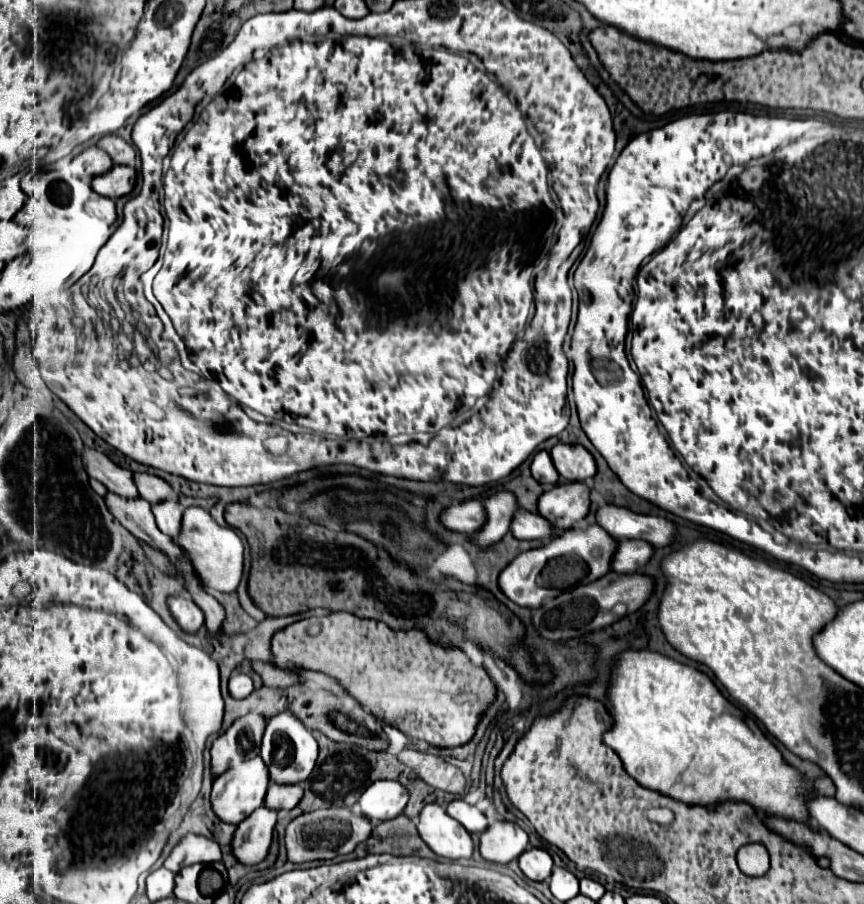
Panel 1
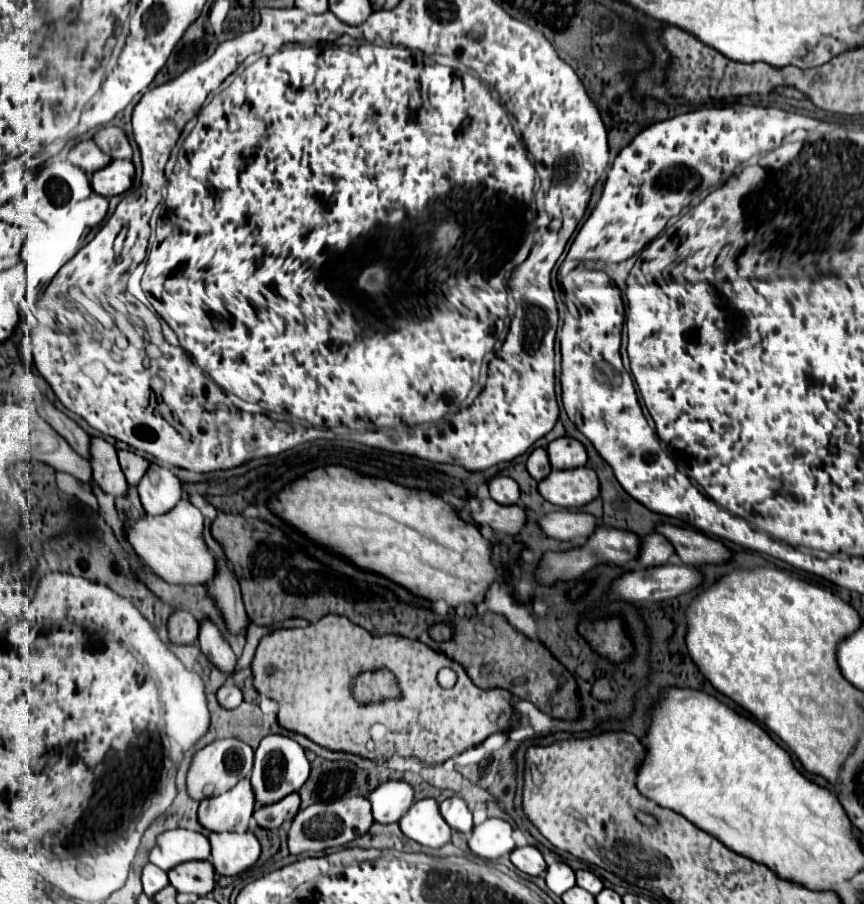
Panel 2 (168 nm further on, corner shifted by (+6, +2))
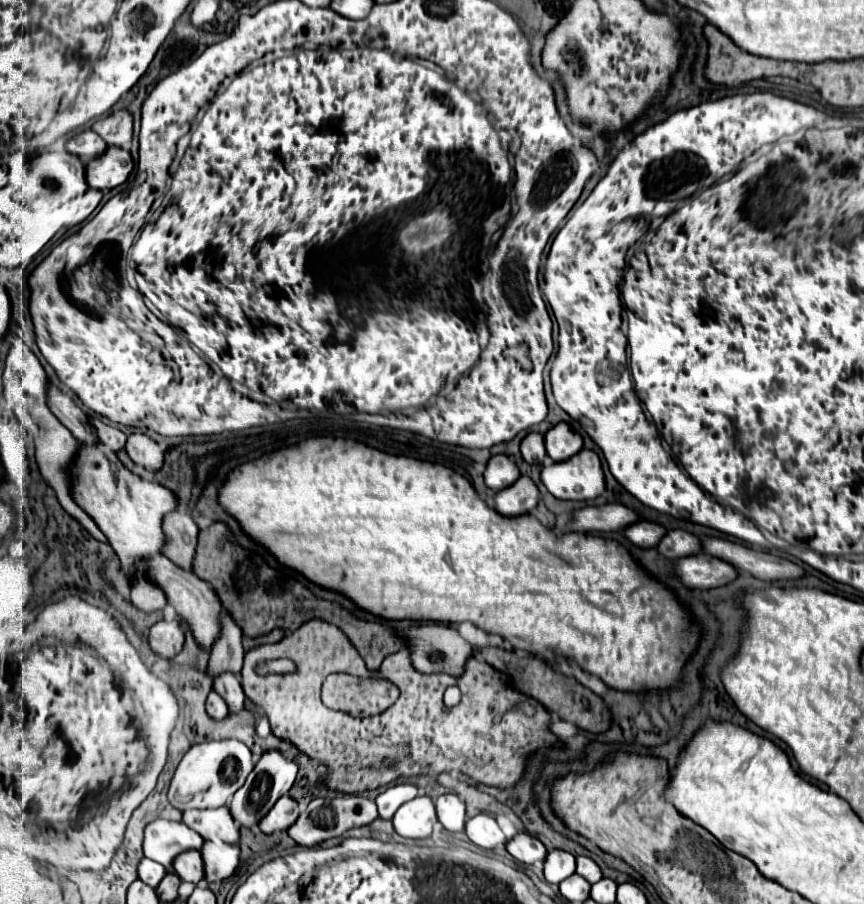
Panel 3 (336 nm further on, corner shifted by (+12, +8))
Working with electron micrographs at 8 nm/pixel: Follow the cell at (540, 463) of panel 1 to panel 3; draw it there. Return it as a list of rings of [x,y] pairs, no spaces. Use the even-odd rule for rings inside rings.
[[[529,433],[521,441],[521,455],[527,463],[541,463],[545,459],[545,445],[541,433]]]

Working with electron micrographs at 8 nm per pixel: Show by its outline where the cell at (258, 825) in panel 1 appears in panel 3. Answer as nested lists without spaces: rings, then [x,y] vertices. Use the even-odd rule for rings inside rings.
[[[205,841],[201,855],[205,863],[205,879],[217,881],[227,879],[239,865],[239,845],[231,845],[225,841]]]

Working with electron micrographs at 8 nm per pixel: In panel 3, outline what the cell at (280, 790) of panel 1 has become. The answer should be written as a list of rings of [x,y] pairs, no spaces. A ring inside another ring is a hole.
[[[283,795],[273,805],[273,809],[259,821],[259,829],[269,835],[269,833],[275,833],[275,831],[281,831],[281,829],[291,827],[297,817],[299,817],[297,801],[291,799],[289,795]]]

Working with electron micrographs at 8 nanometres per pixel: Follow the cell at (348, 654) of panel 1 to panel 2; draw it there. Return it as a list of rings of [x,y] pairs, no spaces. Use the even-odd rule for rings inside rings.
[[[325,615],[317,623],[307,625],[305,629],[279,629],[271,635],[263,637],[255,659],[251,663],[253,671],[253,687],[257,693],[277,701],[279,713],[277,721],[283,729],[305,735],[313,743],[329,749],[353,753],[365,759],[389,759],[395,753],[401,757],[415,757],[423,765],[427,763],[445,763],[455,755],[479,747],[489,735],[495,731],[507,733],[513,727],[513,697],[503,689],[479,689],[467,675],[461,663],[451,661],[447,655],[433,651],[425,643],[411,641],[399,635],[383,635],[373,637],[363,627],[347,621],[341,615]],[[273,665],[277,671],[267,675],[265,669]],[[385,667],[395,673],[397,683],[401,687],[401,699],[383,701],[383,705],[359,705],[351,697],[351,681],[357,673],[373,671]],[[441,667],[451,667],[459,681],[453,689],[443,689],[437,683],[437,671]]]

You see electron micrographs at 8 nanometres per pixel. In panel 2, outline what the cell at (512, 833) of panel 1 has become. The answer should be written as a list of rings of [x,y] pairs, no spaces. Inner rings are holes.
[[[487,819],[481,825],[473,827],[473,835],[469,837],[469,849],[483,859],[499,859],[515,849],[515,841],[511,837],[513,829],[503,819]]]

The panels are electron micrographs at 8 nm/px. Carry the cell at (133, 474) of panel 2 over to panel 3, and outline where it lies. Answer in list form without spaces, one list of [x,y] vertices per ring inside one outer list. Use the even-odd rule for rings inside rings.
[[[91,417],[91,423],[95,423],[95,429],[99,431],[99,441],[105,443],[111,451],[119,453],[121,449],[125,449],[125,445],[127,445],[127,435],[125,435],[123,431],[107,425],[105,421],[101,421],[101,419],[97,419],[97,417]]]

